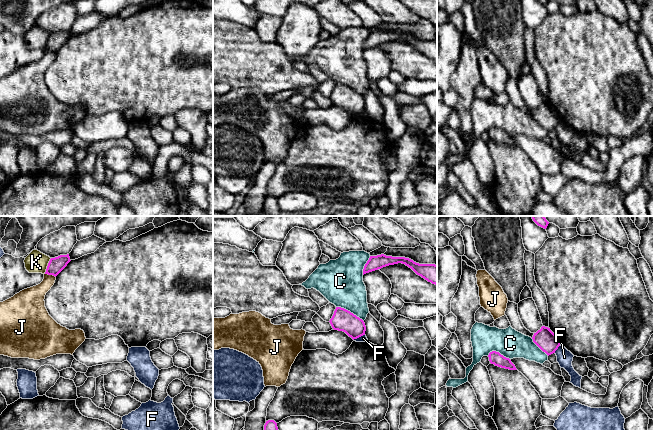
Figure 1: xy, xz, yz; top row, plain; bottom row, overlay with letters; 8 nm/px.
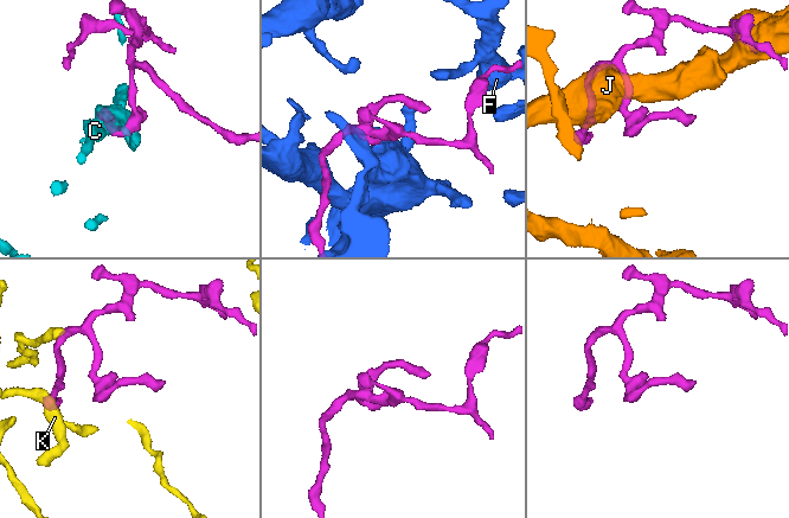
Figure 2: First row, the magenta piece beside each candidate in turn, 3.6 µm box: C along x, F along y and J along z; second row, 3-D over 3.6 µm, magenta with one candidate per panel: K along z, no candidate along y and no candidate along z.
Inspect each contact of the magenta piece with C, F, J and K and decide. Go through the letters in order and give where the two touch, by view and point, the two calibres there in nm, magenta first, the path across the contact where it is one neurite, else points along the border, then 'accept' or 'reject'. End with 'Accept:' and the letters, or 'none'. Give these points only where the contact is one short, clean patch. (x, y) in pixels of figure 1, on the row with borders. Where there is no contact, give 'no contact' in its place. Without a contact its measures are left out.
C: meets magenta in xz at (349, 311); 180 nm thick on the magenta side, 360 nm on the other; reject
F: meets magenta in xz at (358, 337); 180 nm thick on the magenta side, 50 nm on the other; border along xz (364, 334), (353, 339); reject
J: meets magenta in xy at (50, 274); 120 nm thick on the magenta side, 190 nm on the other; reject
K: meets magenta in xy at (47, 266); 120 nm thick on the magenta side, 180 nm on the other; border along xy (51, 258), (44, 273); reject
Accept: none

